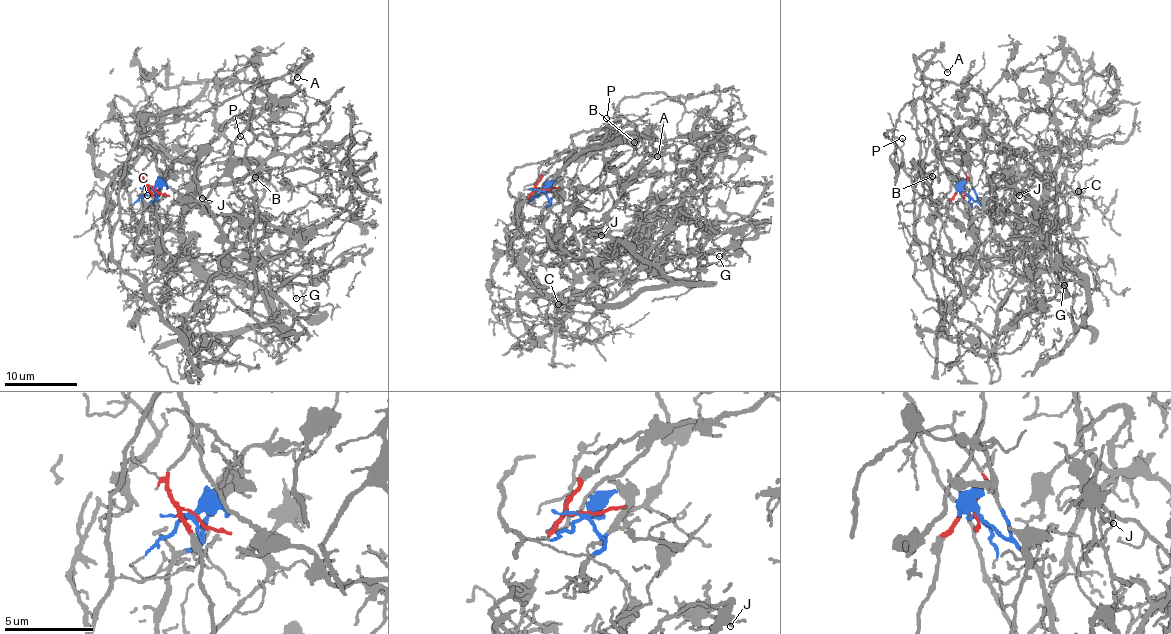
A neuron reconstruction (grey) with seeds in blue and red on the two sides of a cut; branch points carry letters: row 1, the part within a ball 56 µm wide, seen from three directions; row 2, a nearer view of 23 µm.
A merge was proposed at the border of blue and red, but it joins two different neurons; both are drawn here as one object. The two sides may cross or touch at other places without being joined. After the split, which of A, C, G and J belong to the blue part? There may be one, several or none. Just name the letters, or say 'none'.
C, G, J

